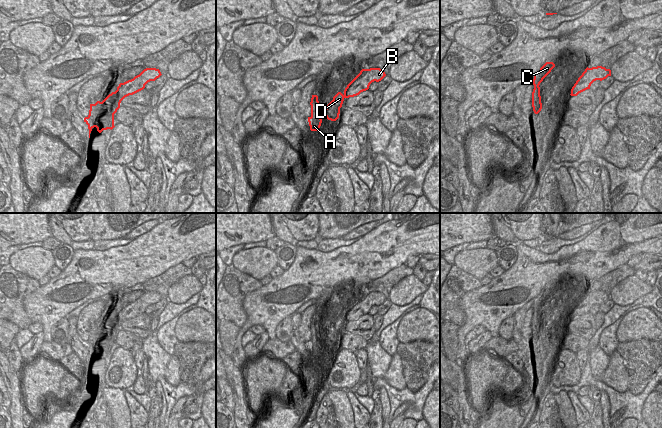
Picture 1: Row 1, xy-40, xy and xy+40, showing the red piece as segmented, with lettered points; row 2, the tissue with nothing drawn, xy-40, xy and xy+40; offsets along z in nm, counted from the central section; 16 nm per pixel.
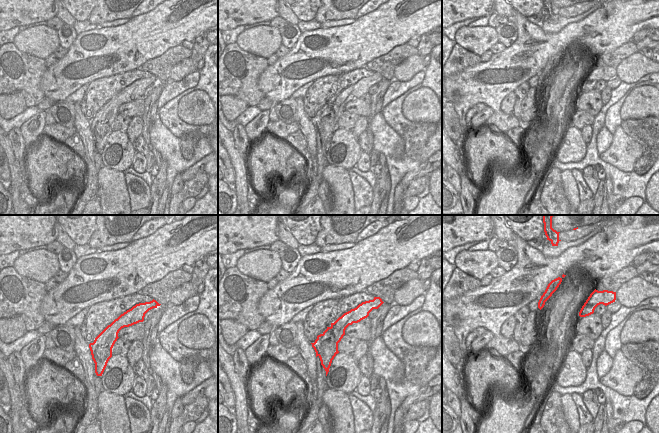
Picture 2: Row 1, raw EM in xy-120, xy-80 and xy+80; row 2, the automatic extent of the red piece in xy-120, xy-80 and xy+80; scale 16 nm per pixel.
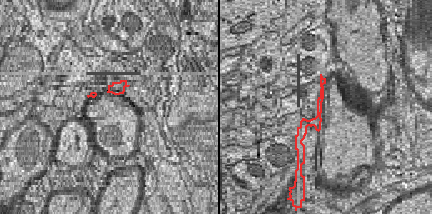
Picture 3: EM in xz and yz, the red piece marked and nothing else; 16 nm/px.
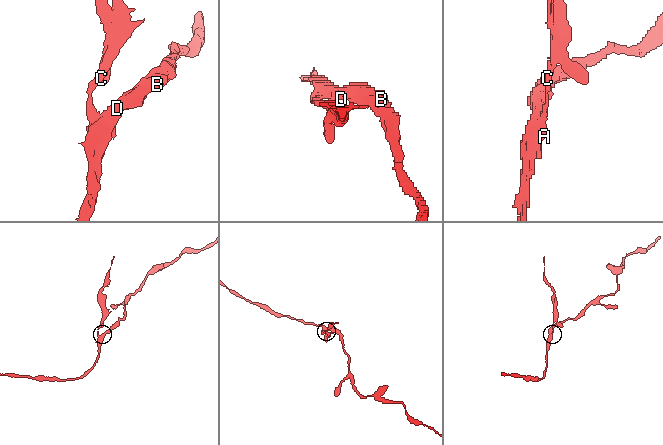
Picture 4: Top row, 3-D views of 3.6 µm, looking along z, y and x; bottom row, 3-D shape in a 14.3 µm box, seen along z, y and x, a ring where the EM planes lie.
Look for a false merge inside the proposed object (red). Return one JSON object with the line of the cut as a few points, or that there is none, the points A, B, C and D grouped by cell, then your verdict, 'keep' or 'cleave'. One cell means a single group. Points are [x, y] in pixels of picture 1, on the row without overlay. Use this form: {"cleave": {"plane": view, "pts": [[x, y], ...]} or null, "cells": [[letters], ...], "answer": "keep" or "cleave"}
{"cleave": {"plane": "xy+40", "pts": [[540, 323], [536, 326], [536, 332], [539, 335]]}, "cells": [["A", "B", "D"], ["C"]], "answer": "cleave"}

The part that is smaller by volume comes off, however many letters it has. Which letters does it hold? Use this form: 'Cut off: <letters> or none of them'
Cut off: C

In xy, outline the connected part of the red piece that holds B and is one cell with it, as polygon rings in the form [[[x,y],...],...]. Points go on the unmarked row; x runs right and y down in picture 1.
[[[380,292],[362,293],[347,309],[344,317],[338,316],[333,321],[333,324],[327,329],[325,333],[326,342],[331,345],[336,345],[339,342],[340,332],[345,322],[359,319],[361,316],[368,314],[372,306],[379,306],[385,300],[384,294]]]

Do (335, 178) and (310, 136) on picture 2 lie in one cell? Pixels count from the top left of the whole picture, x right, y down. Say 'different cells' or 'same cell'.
different cells

